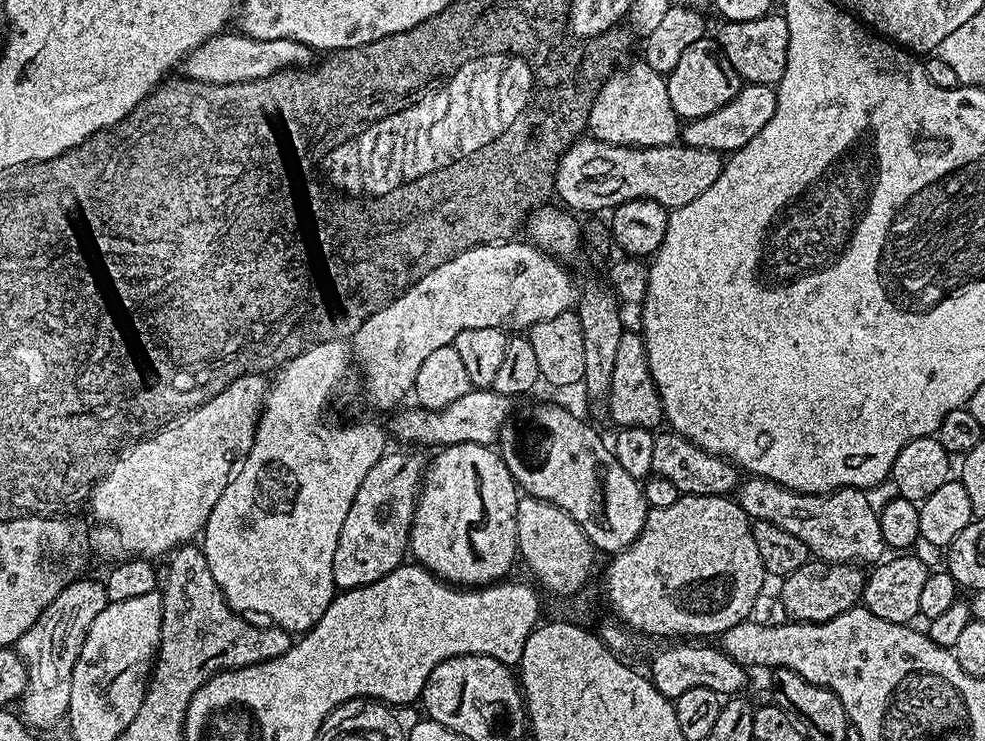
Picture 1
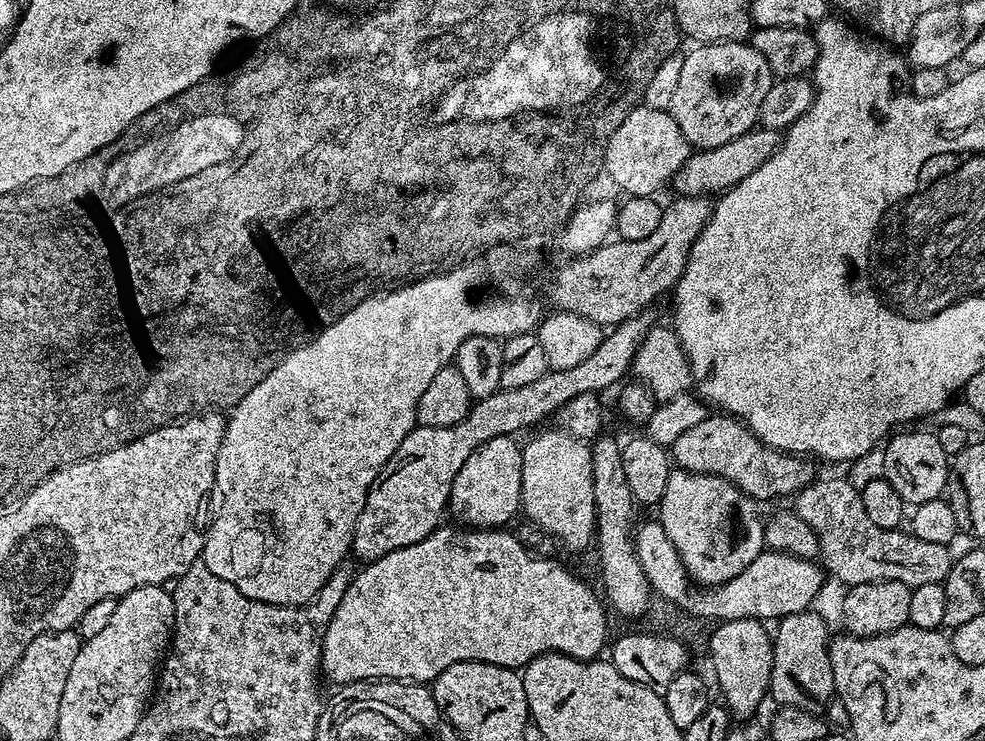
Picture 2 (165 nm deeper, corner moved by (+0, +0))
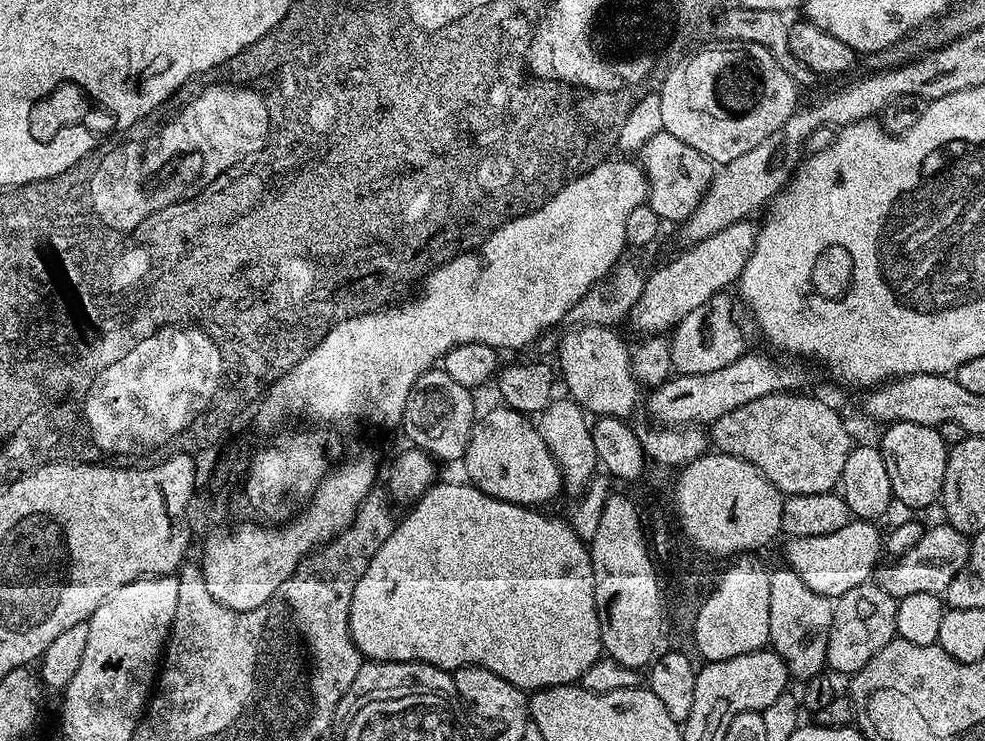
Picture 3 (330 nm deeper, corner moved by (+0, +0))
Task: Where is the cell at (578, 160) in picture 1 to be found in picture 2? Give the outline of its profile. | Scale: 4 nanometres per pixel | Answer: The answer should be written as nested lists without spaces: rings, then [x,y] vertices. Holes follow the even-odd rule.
[[[757,126],[721,146],[697,149],[673,176],[672,188],[680,196],[710,196],[712,192],[718,194],[727,191],[772,157],[781,139],[781,131]]]

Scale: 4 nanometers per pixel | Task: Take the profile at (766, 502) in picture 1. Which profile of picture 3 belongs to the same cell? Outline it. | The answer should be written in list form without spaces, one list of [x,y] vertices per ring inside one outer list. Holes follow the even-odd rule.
[[[940,522],[937,528],[929,527],[924,537],[906,555],[888,564],[875,573],[875,583],[897,598],[906,594],[942,594],[954,582],[954,574],[966,566],[969,537],[947,522]]]

